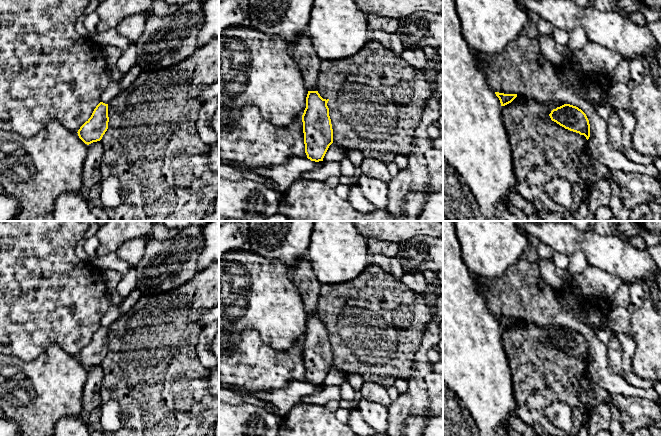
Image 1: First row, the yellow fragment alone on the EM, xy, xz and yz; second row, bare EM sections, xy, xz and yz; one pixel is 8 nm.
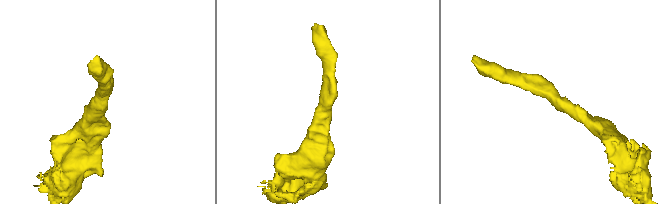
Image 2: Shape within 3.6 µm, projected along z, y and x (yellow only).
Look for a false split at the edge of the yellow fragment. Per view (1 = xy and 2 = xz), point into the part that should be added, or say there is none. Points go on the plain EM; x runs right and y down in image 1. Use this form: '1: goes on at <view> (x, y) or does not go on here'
1: does not go on here
2: does not go on here

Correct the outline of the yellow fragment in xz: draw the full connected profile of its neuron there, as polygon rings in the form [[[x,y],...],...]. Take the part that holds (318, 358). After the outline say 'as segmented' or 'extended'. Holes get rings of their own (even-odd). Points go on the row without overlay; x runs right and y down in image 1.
[[[308,315],[306,332],[302,339],[305,377],[311,385],[323,385],[323,382],[333,367],[333,353],[327,330],[329,323],[323,323],[318,315]]]; as segmented

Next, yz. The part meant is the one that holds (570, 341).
[[[564,328],[549,338],[552,345],[570,355],[590,361],[590,348],[586,338],[576,330]]]; as segmented

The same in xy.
[[[100,326],[78,354],[79,362],[87,369],[100,365],[108,353],[108,346],[108,328]]]; as segmented

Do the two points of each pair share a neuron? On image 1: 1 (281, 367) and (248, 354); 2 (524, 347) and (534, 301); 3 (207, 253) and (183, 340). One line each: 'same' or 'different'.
1: same
2: different
3: different

